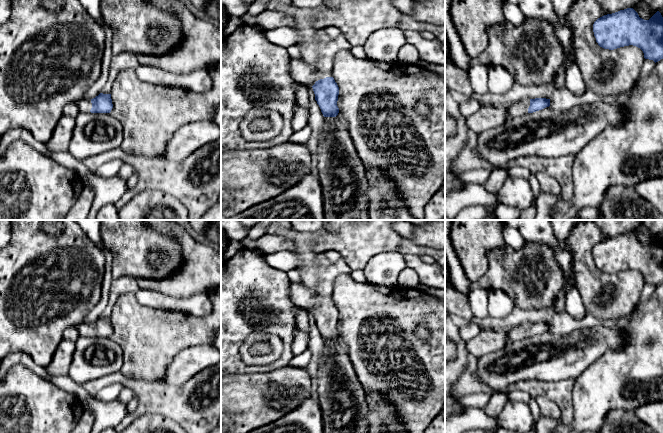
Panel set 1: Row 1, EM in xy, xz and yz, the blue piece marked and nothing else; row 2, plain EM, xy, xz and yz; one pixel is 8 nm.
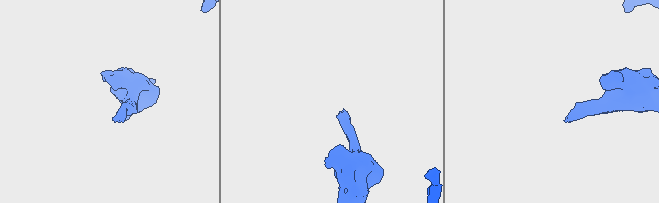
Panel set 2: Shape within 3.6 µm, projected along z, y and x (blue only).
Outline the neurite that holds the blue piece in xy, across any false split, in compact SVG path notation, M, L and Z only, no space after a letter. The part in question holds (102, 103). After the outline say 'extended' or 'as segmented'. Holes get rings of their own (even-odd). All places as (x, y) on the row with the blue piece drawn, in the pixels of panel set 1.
M100 93L93 99L84 97L75 100L74 103L77 105L79 112L110 113L113 108L111 94Z | extended

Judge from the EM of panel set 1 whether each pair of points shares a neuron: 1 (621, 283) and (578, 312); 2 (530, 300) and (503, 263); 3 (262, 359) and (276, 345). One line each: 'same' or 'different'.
1: different
2: same
3: same

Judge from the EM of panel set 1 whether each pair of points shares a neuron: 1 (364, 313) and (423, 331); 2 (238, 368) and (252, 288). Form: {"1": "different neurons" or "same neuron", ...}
{"1": "different neurons", "2": "same neuron"}

